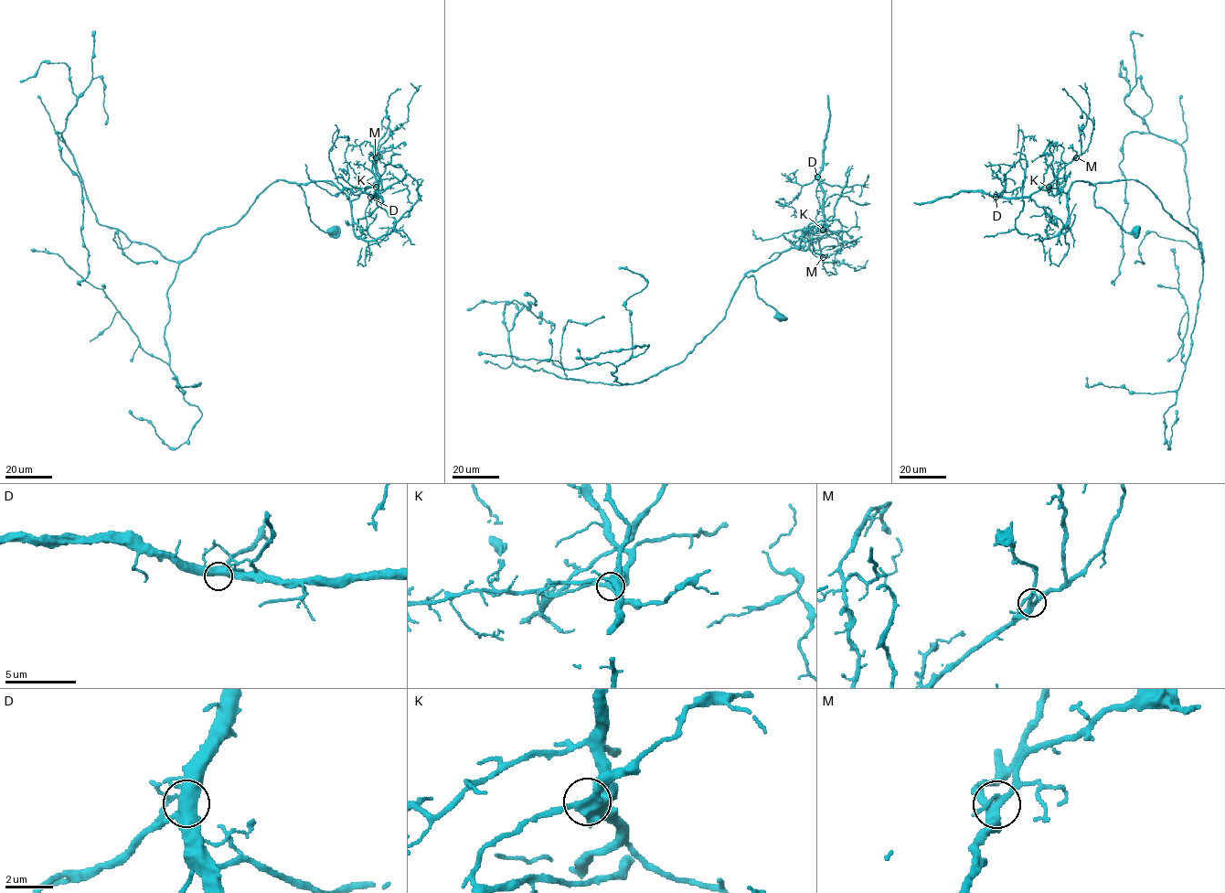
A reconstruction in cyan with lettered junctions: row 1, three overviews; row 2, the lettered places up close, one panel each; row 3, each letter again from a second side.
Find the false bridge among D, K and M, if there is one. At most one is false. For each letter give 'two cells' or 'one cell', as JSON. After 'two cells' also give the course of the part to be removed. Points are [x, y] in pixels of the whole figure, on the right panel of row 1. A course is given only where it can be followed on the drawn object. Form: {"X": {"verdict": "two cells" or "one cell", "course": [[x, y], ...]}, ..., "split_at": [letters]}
{"D": {"verdict": "one cell"}, "K": {"verdict": "two cells", "course": [[1049, 187], [1028, 196], [997, 196], [1024, 181], [1019, 129], [1017, 147]]}, "M": {"verdict": "one cell"}, "split_at": ["K"]}

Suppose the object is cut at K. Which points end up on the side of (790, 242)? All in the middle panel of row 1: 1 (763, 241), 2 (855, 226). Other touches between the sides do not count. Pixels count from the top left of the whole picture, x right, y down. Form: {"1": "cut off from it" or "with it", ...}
{"1": "with it", "2": "with it"}

